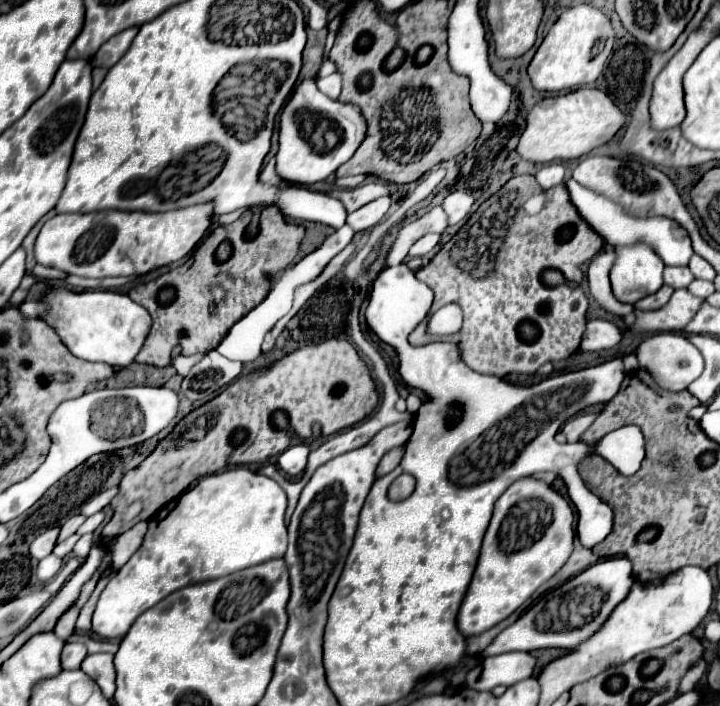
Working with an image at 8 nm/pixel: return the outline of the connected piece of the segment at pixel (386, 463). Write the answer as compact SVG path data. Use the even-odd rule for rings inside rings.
M401 444L401 446L397 446L397 448L389 450L389 452L383 456L383 460L379 462L379 468L377 468L377 476L383 476L383 474L391 472L395 466L399 466L399 462L401 462L403 454L405 454L405 444Z

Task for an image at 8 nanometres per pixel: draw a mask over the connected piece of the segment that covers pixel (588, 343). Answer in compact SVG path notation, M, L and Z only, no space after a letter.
M591 320L583 334L581 350L607 350L621 344L625 338L625 330L609 320Z

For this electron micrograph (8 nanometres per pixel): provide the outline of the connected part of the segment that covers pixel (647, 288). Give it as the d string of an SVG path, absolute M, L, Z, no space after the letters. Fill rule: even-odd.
M643 242L631 246L615 246L615 262L611 268L613 294L621 302L637 300L657 292L664 284L663 260Z

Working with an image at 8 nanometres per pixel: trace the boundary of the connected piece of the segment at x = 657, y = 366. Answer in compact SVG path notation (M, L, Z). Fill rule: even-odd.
M655 332L645 336L639 342L635 354L639 360L639 368L647 370L663 390L671 390L671 392L685 390L701 374L701 366L703 366L701 352L685 336L675 332Z

